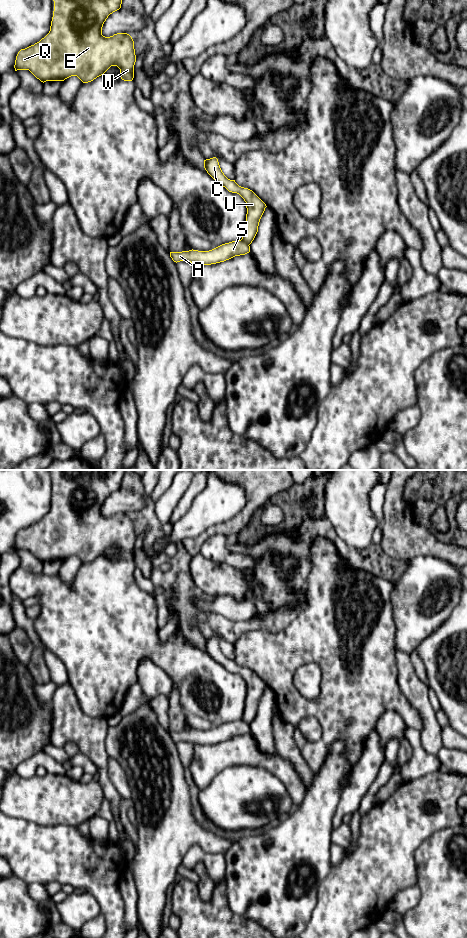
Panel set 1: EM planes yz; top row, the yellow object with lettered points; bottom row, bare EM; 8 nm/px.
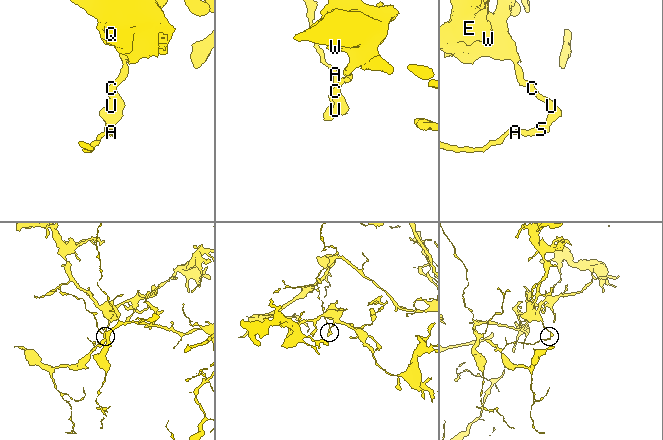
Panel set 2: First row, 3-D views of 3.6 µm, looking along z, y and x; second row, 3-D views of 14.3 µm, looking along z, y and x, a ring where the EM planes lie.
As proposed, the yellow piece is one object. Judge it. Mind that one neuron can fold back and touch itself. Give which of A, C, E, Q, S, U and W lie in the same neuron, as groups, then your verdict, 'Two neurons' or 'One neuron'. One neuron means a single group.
Groups: A S / C E Q U W. Two neurons

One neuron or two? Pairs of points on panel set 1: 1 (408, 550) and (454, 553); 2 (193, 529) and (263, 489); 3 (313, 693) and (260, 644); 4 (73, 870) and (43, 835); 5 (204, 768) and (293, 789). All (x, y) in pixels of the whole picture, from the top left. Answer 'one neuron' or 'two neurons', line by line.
1: one neuron
2: two neurons
3: two neurons
4: one neuron
5: one neuron

